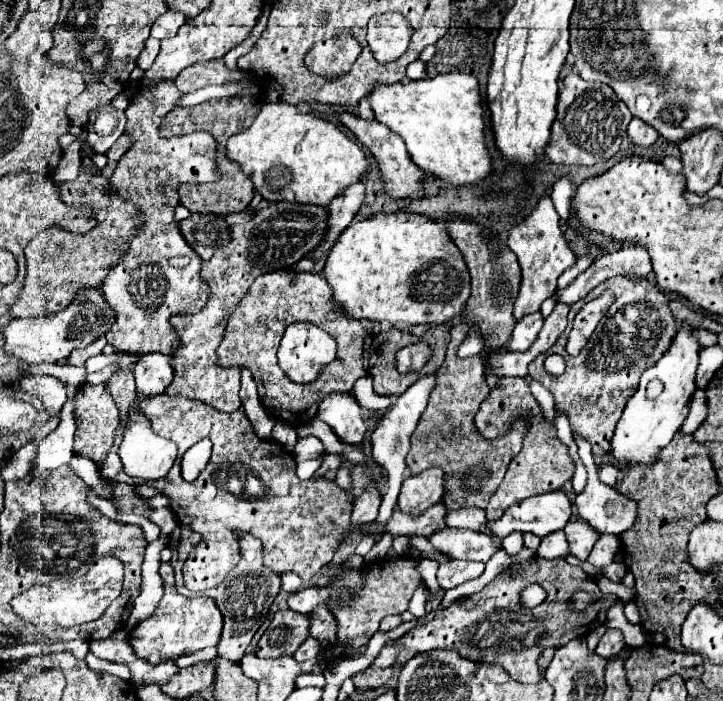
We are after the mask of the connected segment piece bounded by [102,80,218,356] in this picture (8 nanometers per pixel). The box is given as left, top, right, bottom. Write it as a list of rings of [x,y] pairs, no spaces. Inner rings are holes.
[[[166,80],[158,82],[152,90],[142,88],[126,108],[128,124],[124,134],[134,138],[134,146],[120,158],[110,182],[118,196],[134,200],[140,206],[140,214],[146,224],[142,232],[130,242],[128,254],[120,260],[118,266],[114,266],[114,272],[110,272],[106,284],[102,284],[106,304],[116,316],[116,322],[104,336],[108,344],[122,352],[162,352],[172,356],[180,346],[180,338],[170,326],[170,318],[176,314],[196,314],[202,310],[202,306],[206,306],[208,300],[206,284],[202,284],[200,278],[202,260],[198,260],[198,256],[166,258],[166,250],[176,254],[192,252],[192,248],[178,232],[178,222],[172,218],[174,208],[180,204],[180,186],[198,186],[218,180],[218,168],[214,162],[216,140],[208,132],[192,132],[186,136],[176,136],[174,140],[165,140],[158,136],[158,132],[154,132],[154,124],[160,124],[162,116],[166,116],[176,106],[180,96],[182,94],[178,92],[176,84]]]

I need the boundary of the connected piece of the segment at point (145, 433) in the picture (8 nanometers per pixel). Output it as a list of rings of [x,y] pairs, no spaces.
[[[128,410],[128,426],[122,434],[122,442],[118,446],[118,456],[124,466],[124,472],[128,476],[144,478],[144,480],[158,480],[168,474],[168,470],[174,466],[174,456],[176,456],[176,444],[164,438],[158,438],[152,428],[150,420],[144,416],[142,410]]]

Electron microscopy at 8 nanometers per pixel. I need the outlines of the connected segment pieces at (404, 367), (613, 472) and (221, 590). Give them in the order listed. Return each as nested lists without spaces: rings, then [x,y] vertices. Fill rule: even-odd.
[[[420,340],[412,346],[406,346],[402,350],[396,352],[396,366],[398,366],[398,372],[416,372],[420,370],[432,356],[432,350],[428,346],[428,342]]]
[[[602,464],[598,469],[599,480],[608,486],[616,484],[618,474],[619,471],[610,464]]]
[[[236,531],[240,538],[240,550],[242,558],[234,569],[234,576],[248,575],[250,573],[250,584],[244,582],[234,582],[234,584],[220,584],[214,590],[208,592],[208,596],[216,602],[216,606],[222,612],[224,626],[222,626],[222,636],[218,642],[218,656],[226,658],[230,662],[240,662],[252,636],[256,630],[262,626],[262,622],[268,616],[268,610],[280,590],[280,576],[266,568],[263,564],[263,545],[262,542],[249,533]]]

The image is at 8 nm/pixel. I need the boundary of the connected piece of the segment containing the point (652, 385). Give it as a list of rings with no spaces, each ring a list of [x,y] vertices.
[[[682,322],[676,336],[672,338],[670,348],[654,366],[644,370],[638,392],[628,400],[612,438],[614,458],[628,460],[630,464],[652,464],[656,460],[658,452],[680,430],[688,414],[690,398],[696,390],[698,354],[700,342],[694,336],[694,328],[688,322]]]

